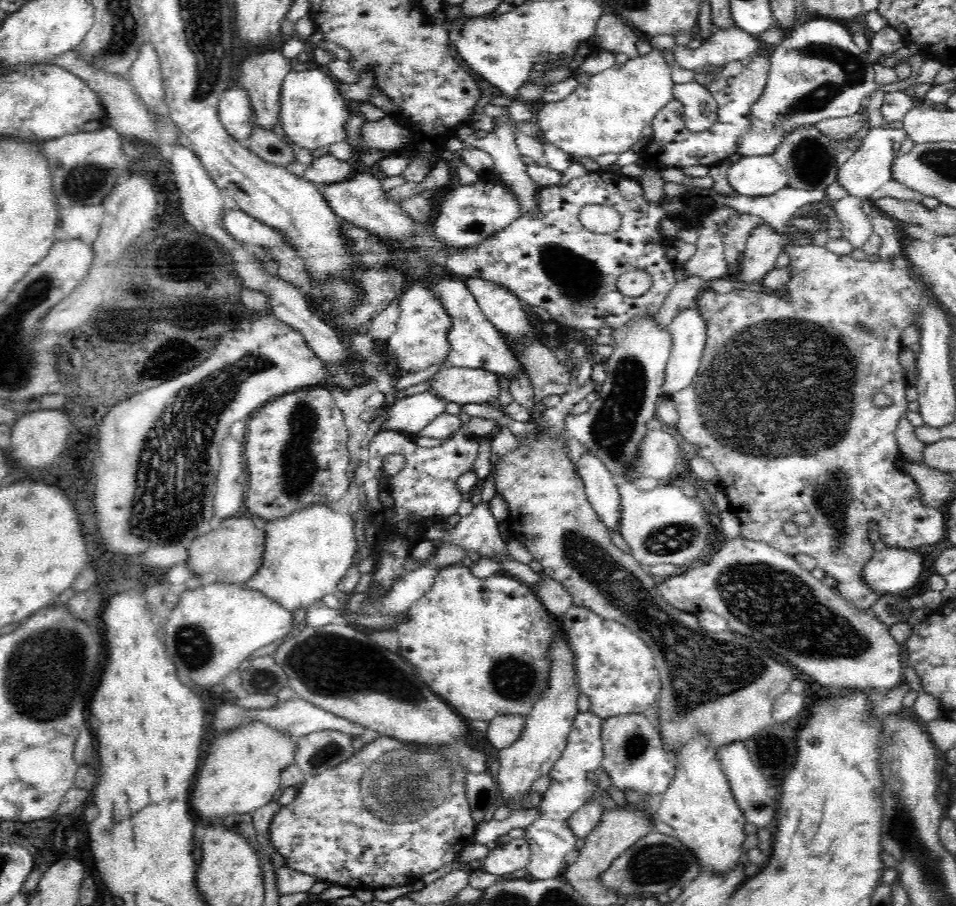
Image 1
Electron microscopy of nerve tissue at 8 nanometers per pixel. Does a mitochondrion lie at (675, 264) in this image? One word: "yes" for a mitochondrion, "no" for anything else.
no

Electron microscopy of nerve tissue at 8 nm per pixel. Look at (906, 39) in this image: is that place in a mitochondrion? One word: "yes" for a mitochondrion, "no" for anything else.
no

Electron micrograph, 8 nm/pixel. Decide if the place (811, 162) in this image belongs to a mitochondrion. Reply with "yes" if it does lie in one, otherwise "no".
yes

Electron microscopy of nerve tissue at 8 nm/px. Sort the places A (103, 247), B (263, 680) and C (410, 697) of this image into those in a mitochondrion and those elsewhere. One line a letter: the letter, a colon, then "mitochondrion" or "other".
A: other
B: mitochondrion
C: mitochondrion

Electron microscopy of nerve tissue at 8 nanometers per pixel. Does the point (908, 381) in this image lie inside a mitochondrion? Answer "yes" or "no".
no

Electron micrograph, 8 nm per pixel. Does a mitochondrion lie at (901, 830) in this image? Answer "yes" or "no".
yes

